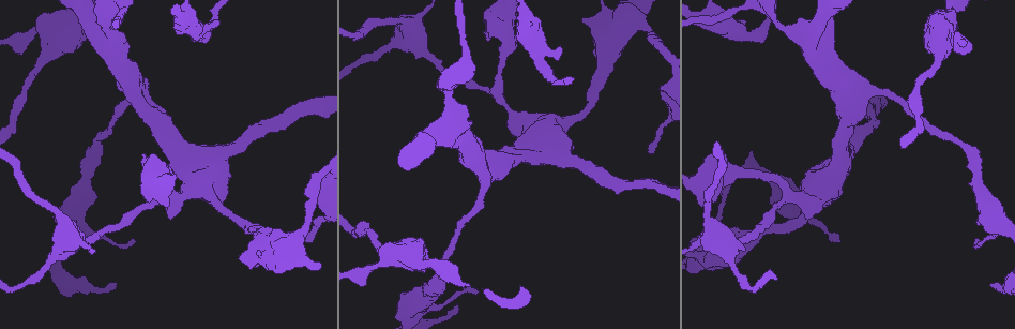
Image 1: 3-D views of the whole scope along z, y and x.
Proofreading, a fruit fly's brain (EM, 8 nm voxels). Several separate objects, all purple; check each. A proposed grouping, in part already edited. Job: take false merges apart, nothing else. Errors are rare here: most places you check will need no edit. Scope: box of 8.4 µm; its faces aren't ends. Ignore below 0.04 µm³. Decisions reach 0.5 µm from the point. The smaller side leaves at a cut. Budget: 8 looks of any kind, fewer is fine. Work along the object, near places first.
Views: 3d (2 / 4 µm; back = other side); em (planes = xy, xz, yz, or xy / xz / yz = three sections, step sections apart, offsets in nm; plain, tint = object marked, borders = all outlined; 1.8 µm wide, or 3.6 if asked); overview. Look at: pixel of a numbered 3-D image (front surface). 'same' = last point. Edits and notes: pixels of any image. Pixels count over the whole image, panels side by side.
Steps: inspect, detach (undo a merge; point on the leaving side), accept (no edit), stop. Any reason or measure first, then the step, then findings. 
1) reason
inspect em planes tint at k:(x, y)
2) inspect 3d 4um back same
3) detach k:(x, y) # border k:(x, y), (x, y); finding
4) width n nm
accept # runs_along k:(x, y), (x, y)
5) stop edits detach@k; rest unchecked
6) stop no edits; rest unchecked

calibre changes
inspect 3d 2um at 1:(748, 35)

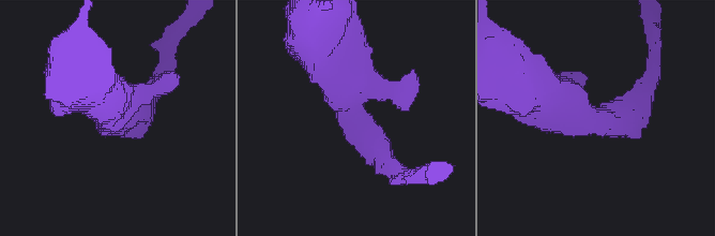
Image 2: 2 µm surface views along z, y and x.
now the EM
inspect em planes tint at 2:(601, 120)

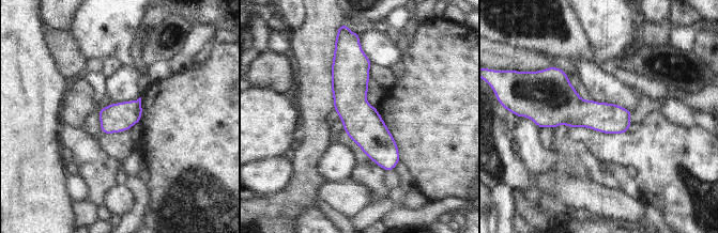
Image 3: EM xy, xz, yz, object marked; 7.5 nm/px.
accept # runs_along 3:(354, 52), (354, 111), (387, 168); all the same cell

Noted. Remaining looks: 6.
thick turns thin
inspect 3d 4um at 1:(786, 193)

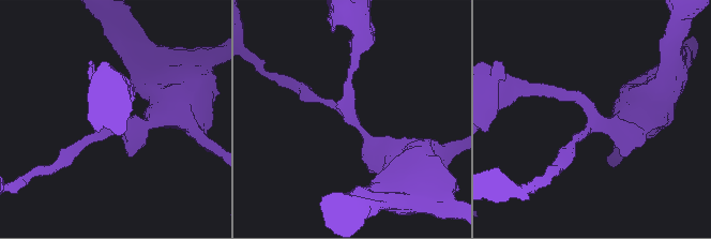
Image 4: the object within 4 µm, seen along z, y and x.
arms 3
inspect em planes tint at 4:(353, 119)

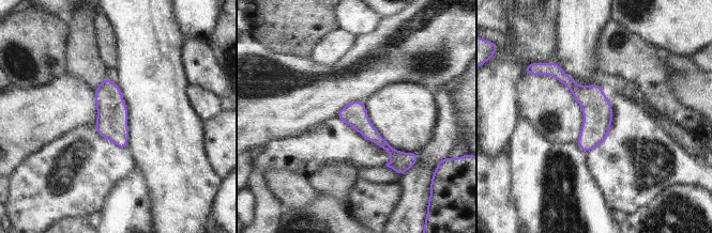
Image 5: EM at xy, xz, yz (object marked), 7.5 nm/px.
accept # runs_along 5:(555, 66), (590, 104), (586, 149); continuous, no second cell

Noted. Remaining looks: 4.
narrows sharply
inspect em 3.6um planes plain at 1:(396, 252)

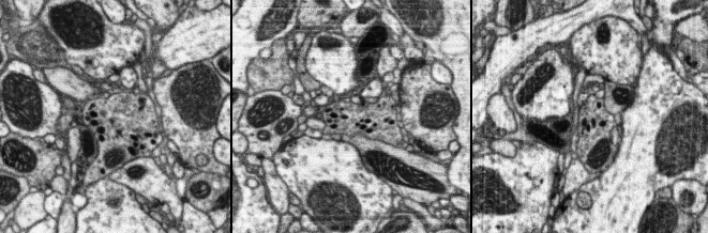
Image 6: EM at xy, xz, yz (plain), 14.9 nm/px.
inspect em 3.6um planes tint same

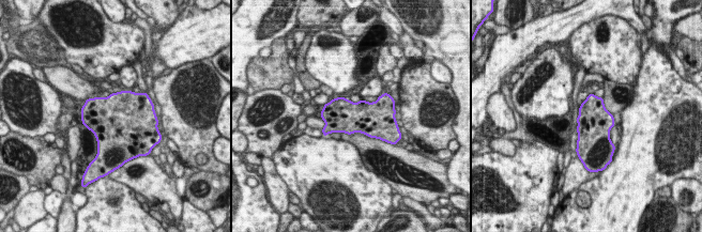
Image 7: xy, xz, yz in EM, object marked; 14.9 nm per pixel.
accept # all the same cell

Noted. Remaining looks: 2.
stop no edits; rest unchecked

